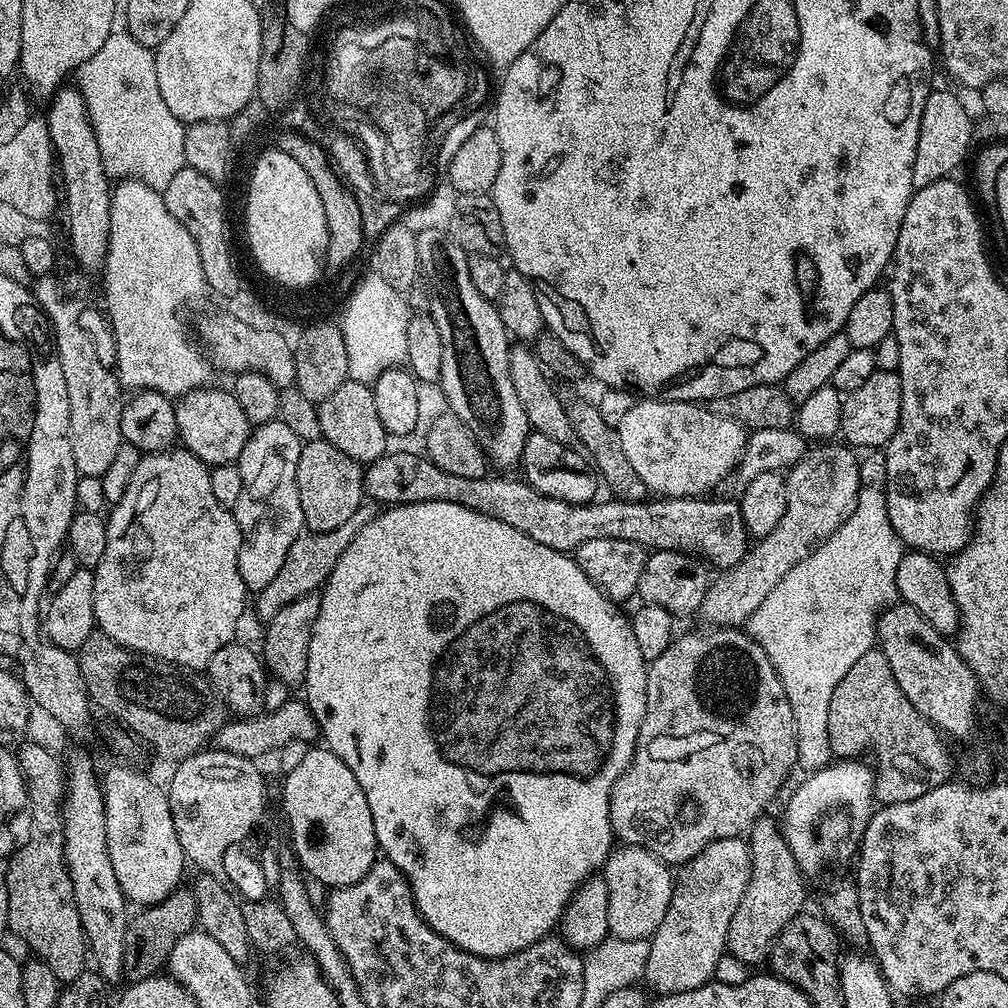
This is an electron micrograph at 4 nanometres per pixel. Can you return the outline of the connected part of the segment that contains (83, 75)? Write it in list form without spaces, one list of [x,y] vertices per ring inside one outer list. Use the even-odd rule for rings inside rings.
[[[114,28],[102,48],[79,67],[78,76],[80,76],[78,91],[84,99],[84,106],[88,111],[88,120],[92,123],[94,138],[98,142],[104,170],[109,177],[120,182],[137,180],[157,190],[170,186],[174,174],[178,174],[180,169],[185,167],[185,125],[174,114],[170,114],[170,110],[162,102],[156,82],[155,53],[143,47],[129,35],[127,29]]]

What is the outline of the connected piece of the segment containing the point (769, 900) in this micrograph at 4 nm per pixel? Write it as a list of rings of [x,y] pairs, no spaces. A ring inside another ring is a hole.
[[[765,814],[760,819],[753,822],[750,829],[750,837],[747,841],[748,851],[752,857],[752,873],[748,879],[746,890],[742,894],[740,904],[736,908],[734,918],[730,918],[730,928],[728,930],[728,940],[726,943],[727,955],[740,959],[747,966],[754,966],[769,959],[772,943],[780,937],[780,931],[795,920],[797,916],[805,911],[804,908],[804,883],[805,877],[800,868],[796,865],[796,860],[792,857],[792,849],[781,825],[776,824]]]

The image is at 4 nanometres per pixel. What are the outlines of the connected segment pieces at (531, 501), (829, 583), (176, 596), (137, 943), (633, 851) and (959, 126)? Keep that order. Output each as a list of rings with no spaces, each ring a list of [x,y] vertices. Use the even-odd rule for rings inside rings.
[[[392,452],[380,456],[363,469],[362,479],[367,499],[377,500],[380,506],[398,504],[417,504],[418,502],[444,502],[460,504],[472,512],[480,512],[494,520],[500,520],[506,526],[521,532],[526,538],[542,546],[565,554],[575,553],[582,542],[594,542],[594,538],[614,538],[641,544],[646,550],[658,552],[687,552],[701,561],[707,562],[713,569],[723,570],[733,566],[744,557],[746,551],[746,533],[740,521],[740,505],[732,500],[708,500],[712,498],[652,498],[647,502],[632,503],[615,498],[601,499],[591,504],[570,504],[543,496],[531,484],[520,480],[503,480],[485,474],[478,478],[458,478],[446,474],[423,455],[415,456],[412,452]]]
[[[879,499],[870,501],[868,508],[857,507],[848,517],[848,528],[844,528],[844,532],[834,530],[830,538],[823,540],[817,548],[812,549],[808,557],[792,567],[786,578],[782,578],[782,582],[778,582],[778,586],[774,586],[774,590],[766,594],[766,602],[762,602],[762,606],[758,606],[758,610],[754,610],[754,614],[746,622],[747,635],[764,652],[786,690],[796,727],[796,762],[808,774],[828,767],[833,759],[826,730],[830,698],[834,695],[838,682],[846,678],[846,670],[850,670],[850,666],[854,666],[854,662],[858,662],[858,658],[862,658],[862,654],[869,652],[877,643],[877,619],[898,596],[898,544],[881,516],[882,504]]]
[[[183,446],[173,447],[167,452],[145,455],[130,478],[130,486],[126,486],[126,494],[122,494],[120,501],[111,509],[112,517],[110,515],[107,517],[106,554],[102,554],[102,562],[98,562],[94,570],[96,628],[109,636],[115,644],[121,644],[128,651],[135,652],[144,658],[151,658],[153,661],[165,660],[168,663],[165,665],[175,666],[177,669],[204,668],[208,663],[209,667],[216,659],[216,652],[222,650],[222,646],[231,644],[237,639],[236,627],[239,626],[240,615],[244,612],[246,589],[238,570],[238,554],[242,543],[240,527],[236,525],[235,515],[212,497],[209,471],[209,465],[202,463],[194,453]]]
[[[181,886],[175,892],[157,904],[150,904],[139,909],[140,912],[131,917],[126,930],[124,943],[124,974],[128,982],[148,980],[157,975],[167,965],[170,954],[186,933],[197,927],[195,896],[191,887]]]
[[[624,844],[609,852],[602,875],[610,894],[609,933],[617,940],[648,940],[658,930],[670,906],[673,869],[652,852],[633,844]]]
[[[932,90],[928,93],[928,98],[923,106],[923,112],[922,112],[922,122],[919,126],[919,136],[918,136],[918,150],[915,151],[915,162],[914,166],[912,167],[912,185],[915,189],[917,188],[924,188],[926,185],[932,184],[936,180],[943,179],[944,177],[947,177],[948,175],[951,175],[953,172],[951,172],[964,158],[968,148],[968,144],[971,145],[972,139],[972,125],[973,125],[973,119],[970,118],[967,110],[964,108],[963,104],[960,102],[959,98],[946,91],[946,90]]]

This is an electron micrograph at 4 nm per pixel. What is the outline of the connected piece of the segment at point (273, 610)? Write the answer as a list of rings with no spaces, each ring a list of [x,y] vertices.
[[[361,506],[358,510],[354,510],[354,514],[350,514],[350,518],[346,522],[342,522],[342,526],[334,526],[334,530],[308,532],[299,536],[294,542],[294,546],[290,546],[290,550],[286,550],[286,562],[282,562],[277,576],[261,592],[255,593],[256,612],[261,616],[261,621],[272,620],[274,614],[278,614],[278,610],[282,610],[282,606],[290,606],[290,602],[323,589],[324,581],[334,570],[338,558],[342,558],[346,546],[350,546],[350,542],[358,534],[358,530],[362,530],[362,526],[366,526],[366,522],[370,522],[373,515],[373,509]]]

